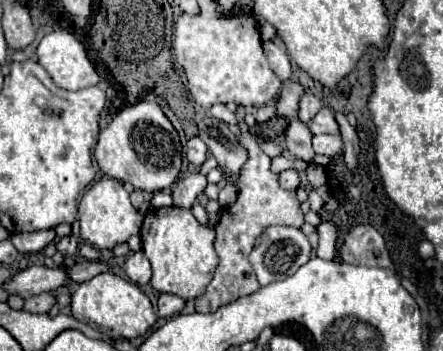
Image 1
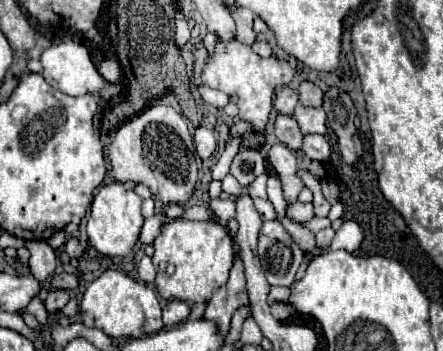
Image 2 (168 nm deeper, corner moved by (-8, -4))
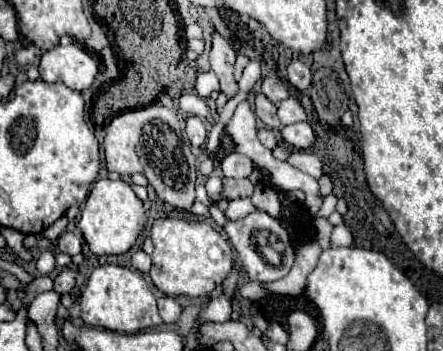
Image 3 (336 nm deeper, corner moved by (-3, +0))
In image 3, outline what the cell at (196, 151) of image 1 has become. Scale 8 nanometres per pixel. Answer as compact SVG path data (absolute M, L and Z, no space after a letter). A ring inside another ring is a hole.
M187 117L185 131L187 131L187 139L191 141L193 147L201 147L201 145L207 141L205 123L203 123L203 119L199 119L199 117Z

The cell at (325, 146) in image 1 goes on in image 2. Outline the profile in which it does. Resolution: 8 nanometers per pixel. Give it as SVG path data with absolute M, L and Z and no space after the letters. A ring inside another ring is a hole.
M306 135L302 151L306 157L322 163L330 157L330 143L326 141L324 135Z

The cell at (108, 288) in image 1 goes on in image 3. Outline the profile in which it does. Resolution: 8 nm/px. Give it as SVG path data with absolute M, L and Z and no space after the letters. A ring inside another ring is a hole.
M99 265L87 279L81 291L81 319L91 327L103 327L117 333L137 333L143 329L155 329L163 321L157 313L157 299L139 275L121 265Z

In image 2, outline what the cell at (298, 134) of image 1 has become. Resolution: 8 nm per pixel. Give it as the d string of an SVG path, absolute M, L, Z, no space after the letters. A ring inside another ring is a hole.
M278 115L278 119L276 119L276 137L288 149L300 153L300 147L304 143L304 133L300 131L296 119L286 117L286 115Z

